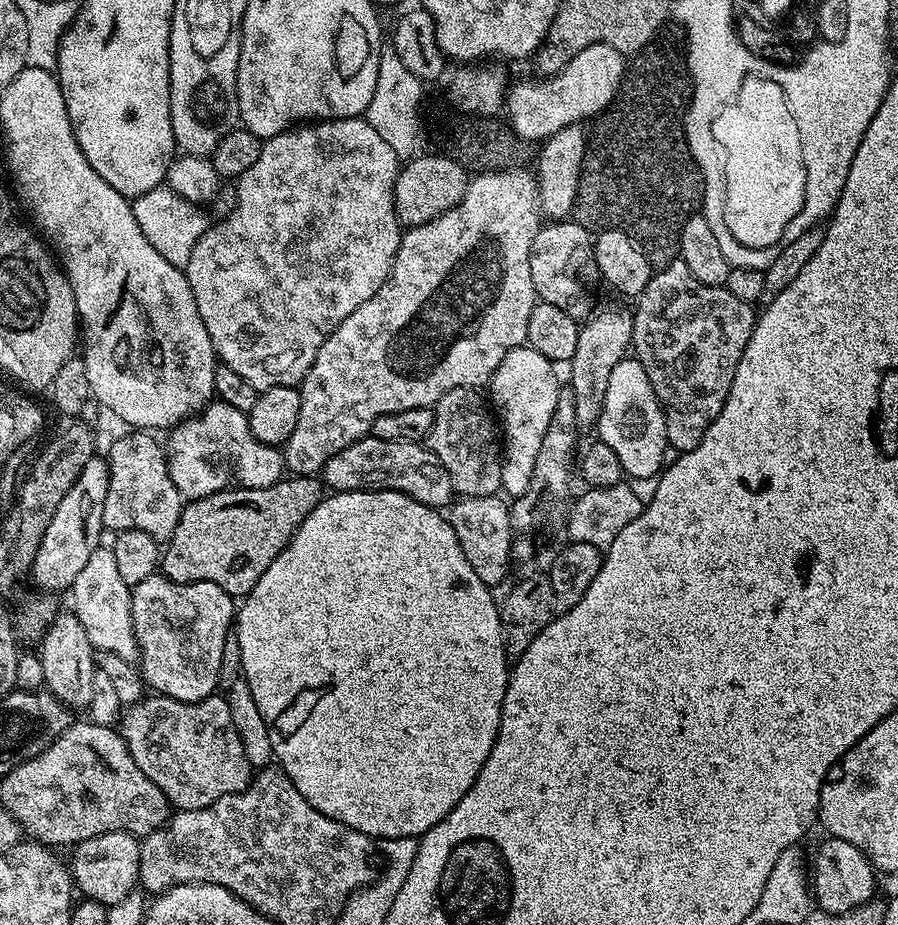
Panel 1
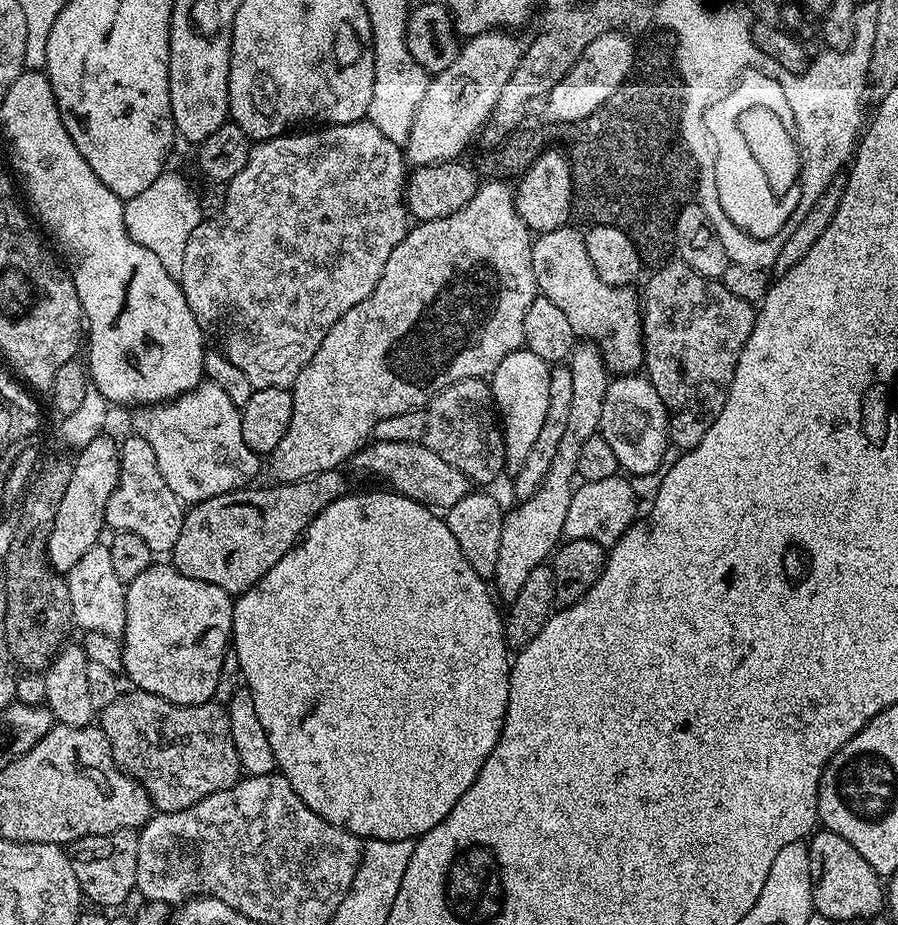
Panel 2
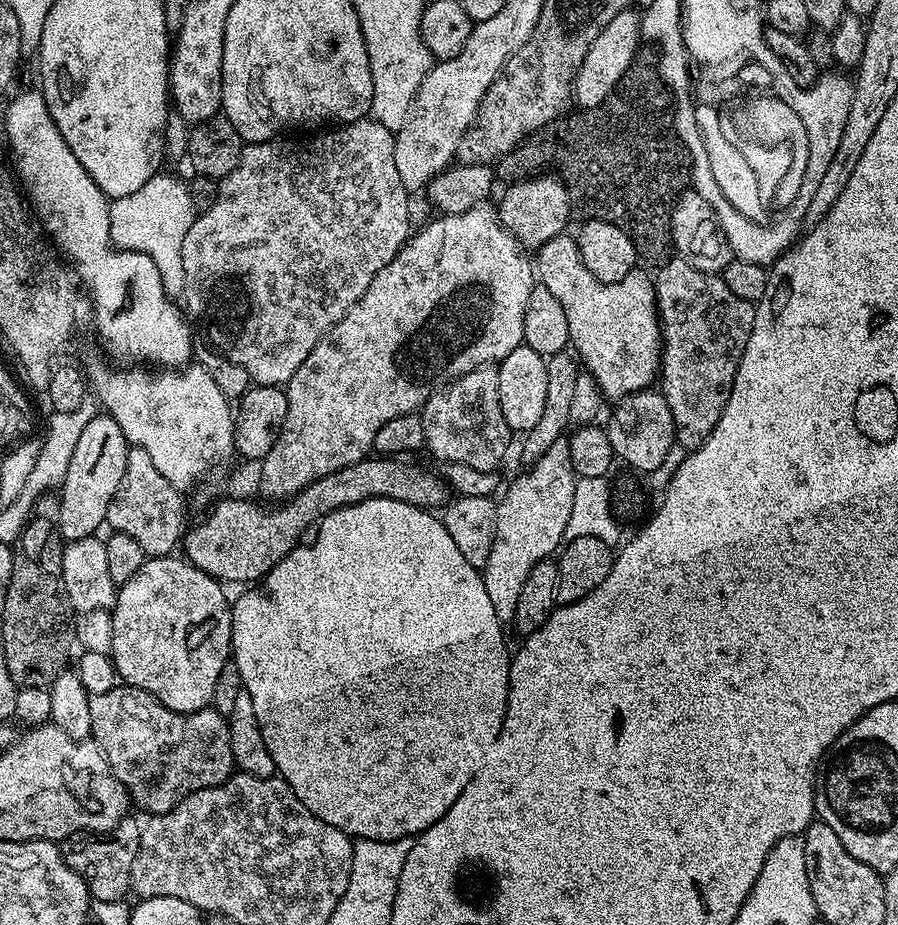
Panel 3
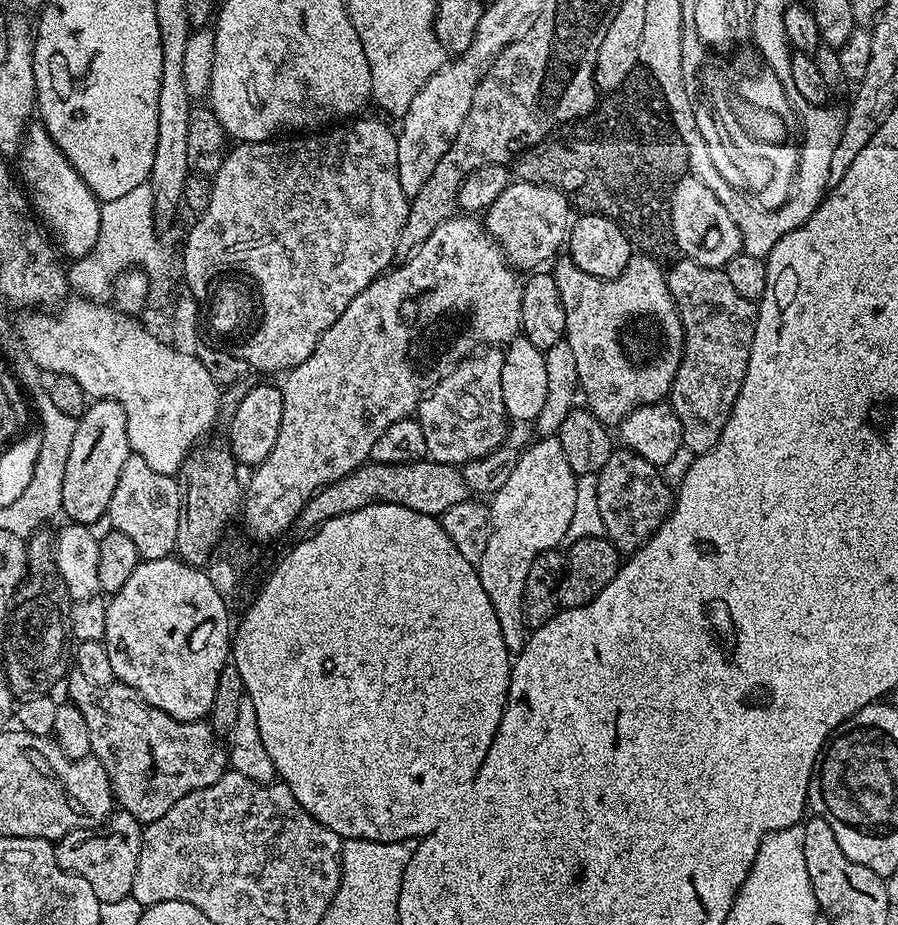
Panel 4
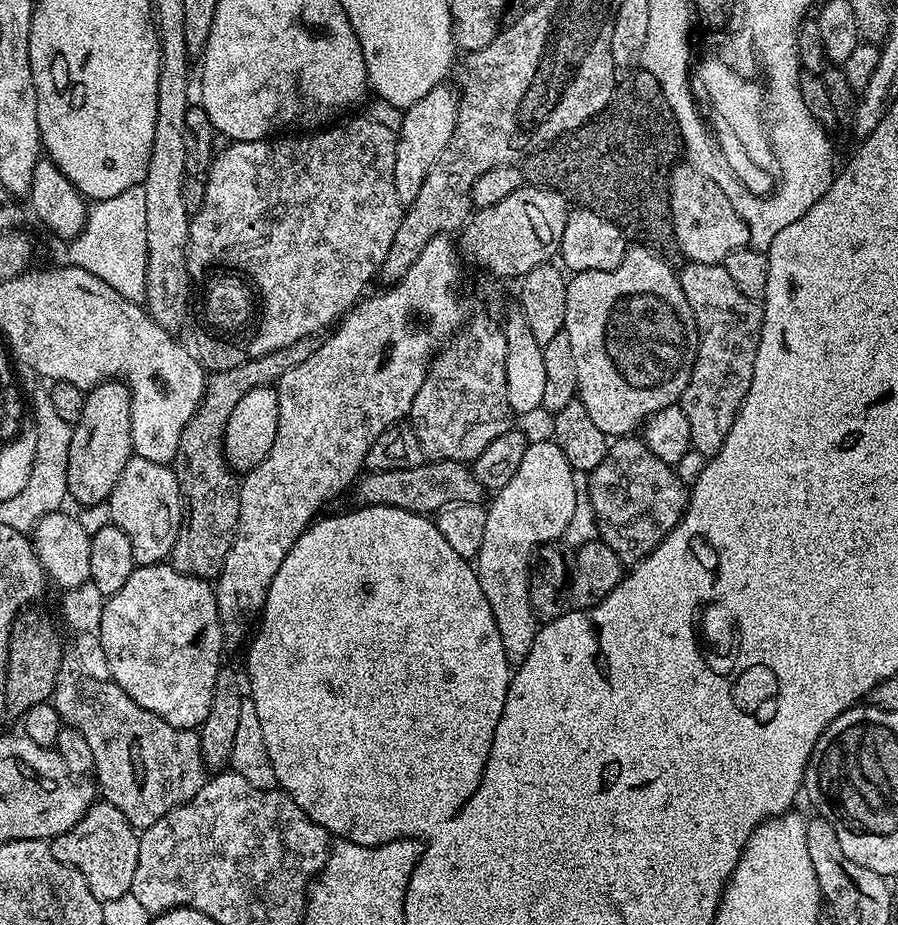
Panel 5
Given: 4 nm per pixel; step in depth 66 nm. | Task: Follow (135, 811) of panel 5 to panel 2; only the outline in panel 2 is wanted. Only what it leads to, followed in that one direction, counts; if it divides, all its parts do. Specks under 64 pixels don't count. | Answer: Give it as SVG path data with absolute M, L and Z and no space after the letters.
M128 690L116 696L110 706L103 708L98 716L98 727L110 742L114 762L146 790L157 813L186 810L194 806L194 802L218 790L226 790L242 779L238 750L234 750L234 738L230 738L228 709L223 703L209 702L189 706L175 704L149 692Z

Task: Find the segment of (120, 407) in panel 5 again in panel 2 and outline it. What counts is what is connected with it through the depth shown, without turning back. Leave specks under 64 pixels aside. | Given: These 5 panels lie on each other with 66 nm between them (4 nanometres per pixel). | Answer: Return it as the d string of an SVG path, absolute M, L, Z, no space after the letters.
M108 434L94 438L89 445L81 447L75 454L76 464L71 465L70 486L62 494L62 506L58 506L58 518L54 518L54 530L50 530L48 560L54 571L61 574L69 572L96 544L98 532L105 525L106 502L118 486L120 473L120 444L112 441Z

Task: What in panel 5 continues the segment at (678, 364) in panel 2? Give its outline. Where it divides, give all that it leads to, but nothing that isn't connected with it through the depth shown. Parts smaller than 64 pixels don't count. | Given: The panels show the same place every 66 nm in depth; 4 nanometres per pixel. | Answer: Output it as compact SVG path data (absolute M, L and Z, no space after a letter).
M693 260L685 265L684 269L679 269L678 275L686 302L690 302L690 310L694 310L700 341L690 382L686 382L686 390L678 403L682 414L686 414L686 422L690 422L691 451L711 458L722 450L722 442L726 442L726 434L730 434L730 426L734 426L734 418L738 418L738 410L750 390L764 309L734 286L723 263L707 264Z

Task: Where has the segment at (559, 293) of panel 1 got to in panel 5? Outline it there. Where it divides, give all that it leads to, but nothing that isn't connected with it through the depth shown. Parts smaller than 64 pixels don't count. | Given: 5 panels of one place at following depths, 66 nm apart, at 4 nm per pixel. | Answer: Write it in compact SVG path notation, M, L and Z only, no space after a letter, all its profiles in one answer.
M643 246L629 247L614 270L578 272L568 280L563 332L570 334L570 354L578 369L578 398L598 430L610 438L635 433L645 420L679 401L686 382L690 382L700 341L694 310L686 302L677 269L659 253Z

